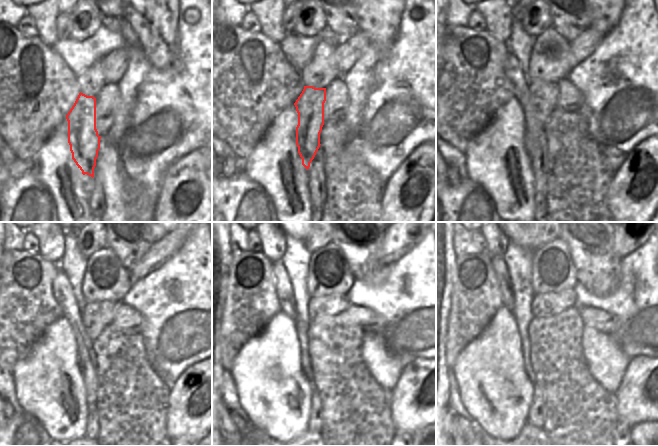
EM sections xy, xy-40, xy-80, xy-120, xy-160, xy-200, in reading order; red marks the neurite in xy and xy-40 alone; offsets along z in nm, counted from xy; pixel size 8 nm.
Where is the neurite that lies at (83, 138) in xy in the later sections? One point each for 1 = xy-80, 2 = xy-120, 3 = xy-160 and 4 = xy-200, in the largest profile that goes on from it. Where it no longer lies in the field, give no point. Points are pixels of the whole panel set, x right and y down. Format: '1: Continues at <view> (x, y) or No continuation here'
1: Continues at xy-80 (544, 95)
2: Continues at xy-120 (97, 315)
3: Continues at xy-160 (332, 304)
4: Continues at xy-200 (551, 303).

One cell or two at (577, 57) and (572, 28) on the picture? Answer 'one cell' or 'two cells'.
two cells

